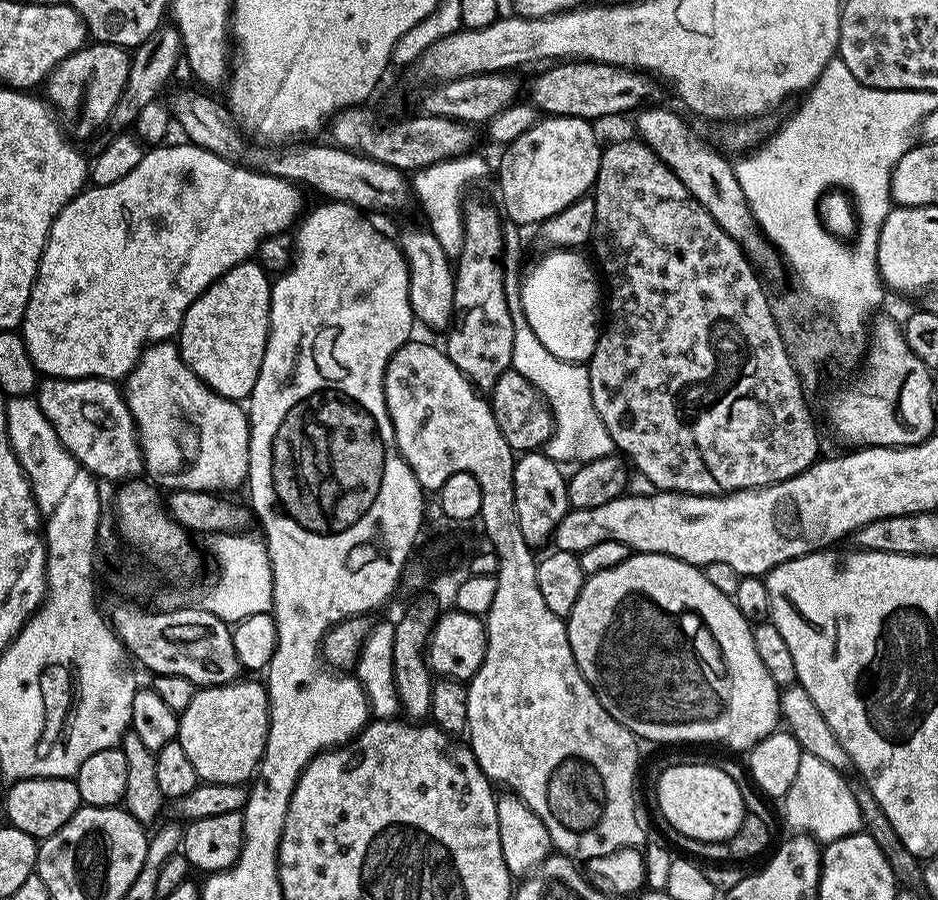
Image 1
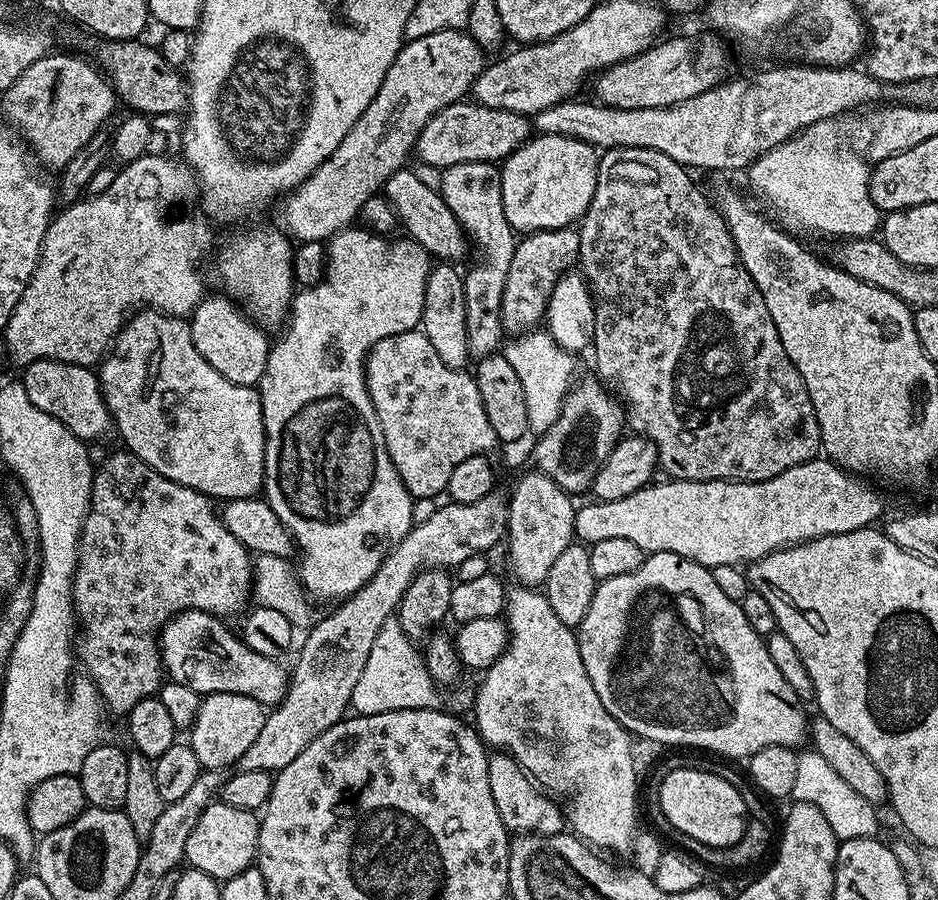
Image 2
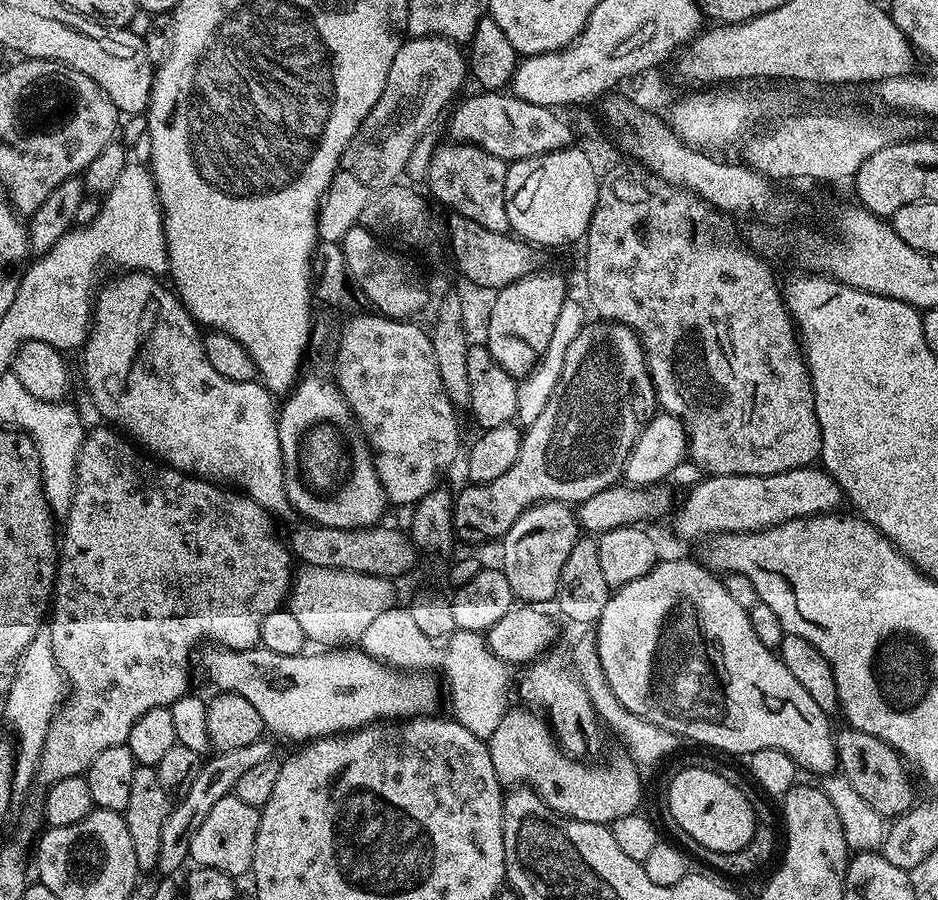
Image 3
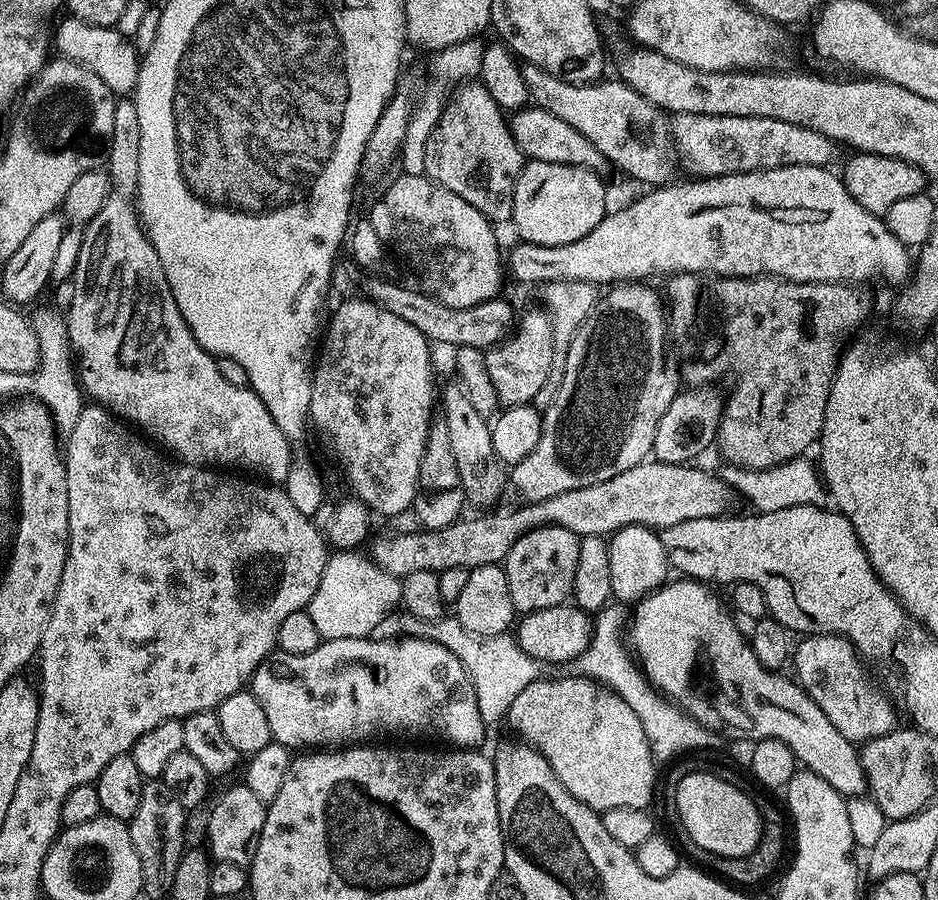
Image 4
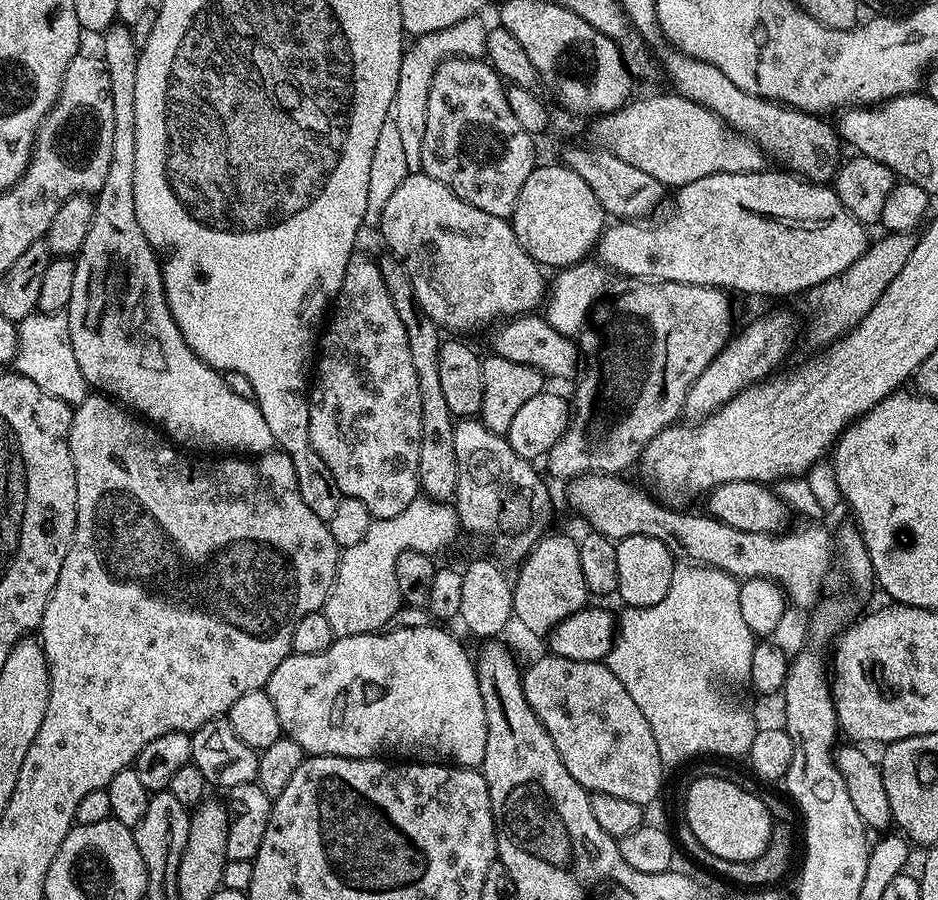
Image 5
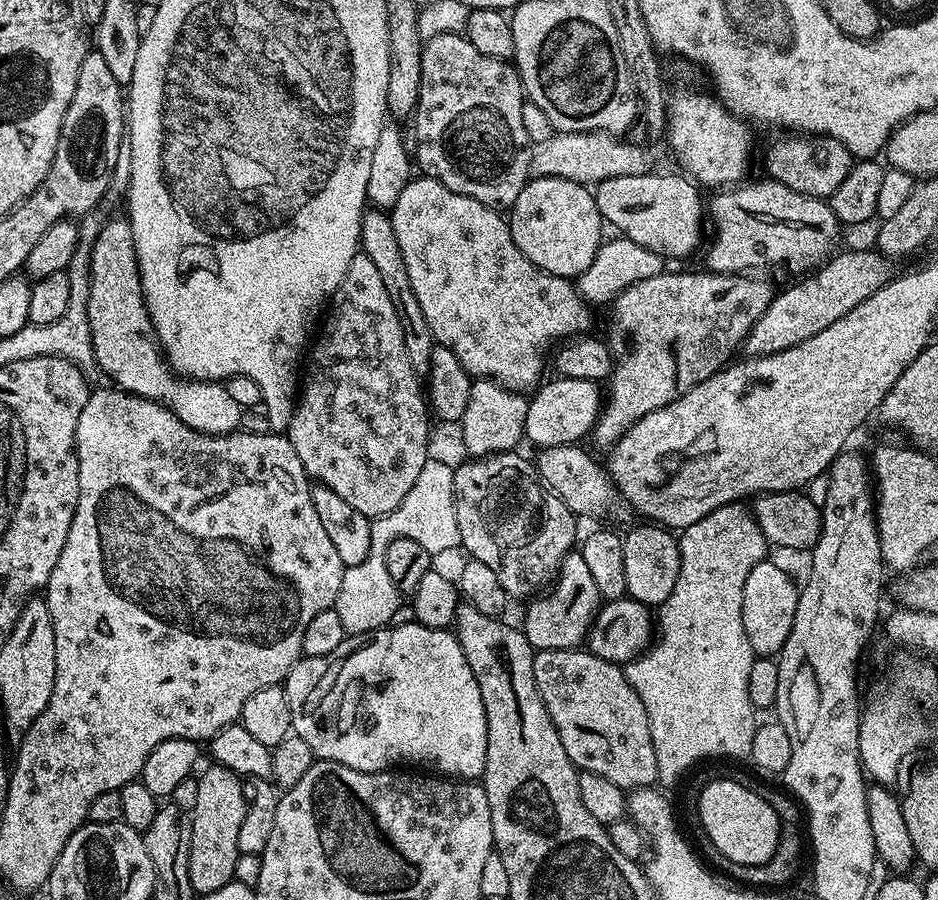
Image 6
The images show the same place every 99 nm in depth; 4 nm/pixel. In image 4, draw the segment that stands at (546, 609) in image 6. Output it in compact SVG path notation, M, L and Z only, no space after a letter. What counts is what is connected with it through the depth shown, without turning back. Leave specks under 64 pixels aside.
M542 526L538 530L530 530L530 534L522 534L514 546L510 546L510 554L502 565L506 574L506 582L510 582L510 598L514 602L517 613L527 614L546 610L550 606L569 603L574 586L574 570L578 570L578 546L581 537L570 530L562 530L562 526Z

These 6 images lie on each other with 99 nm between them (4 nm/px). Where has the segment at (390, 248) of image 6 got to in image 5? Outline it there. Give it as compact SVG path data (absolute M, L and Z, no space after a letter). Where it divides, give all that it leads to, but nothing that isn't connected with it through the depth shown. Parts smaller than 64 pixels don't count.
M384 254L384 257L379 257L378 263L382 270L382 282L386 282L386 290L390 294L390 302L394 302L394 310L398 310L402 326L406 326L410 362L414 362L414 374L418 374L418 398L422 398L422 438L418 446L420 492L429 500L448 502L456 495L458 458L454 454L456 420L450 406L446 406L438 375L438 350L442 343L442 332L418 306L410 274L401 260L391 254Z

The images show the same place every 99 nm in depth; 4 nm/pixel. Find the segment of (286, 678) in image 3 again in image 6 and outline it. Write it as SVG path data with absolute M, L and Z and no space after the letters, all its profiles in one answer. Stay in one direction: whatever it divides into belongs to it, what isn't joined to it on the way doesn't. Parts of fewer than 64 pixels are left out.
M418 623L411 624L392 624L387 628L379 628L373 632L363 632L357 636L345 635L342 646L338 646L338 650L330 650L330 654L322 654L321 656L304 656L297 660L296 665L288 671L288 678L284 681L284 693L288 699L290 706L290 718L292 719L292 732L298 738L302 738L302 742L306 742L306 746L310 746L313 757L321 760L329 760L330 762L342 762L342 766L350 766L350 770L362 770L363 772L386 772L395 769L397 766L412 766L408 764L417 764L417 769L431 770L433 773L439 774L444 778L455 778L460 782L472 782L477 778L483 777L484 767L486 766L486 742L488 741L488 727L486 726L486 710L482 706L482 690L478 690L478 678L474 678L474 670L470 670L470 662L466 662L466 654L462 654L462 646L455 638L451 631L442 628L427 628Z

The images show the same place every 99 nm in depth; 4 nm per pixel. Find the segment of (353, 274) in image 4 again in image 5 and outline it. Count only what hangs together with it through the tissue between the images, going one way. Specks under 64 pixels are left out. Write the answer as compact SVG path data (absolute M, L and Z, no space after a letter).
M543 315L513 316L497 323L491 332L491 355L501 356L510 362L518 362L531 368L538 368L546 378L552 379L553 376L556 380L570 379L569 381L571 381L581 367L582 357L577 341L571 336L564 336L558 330L554 330Z

